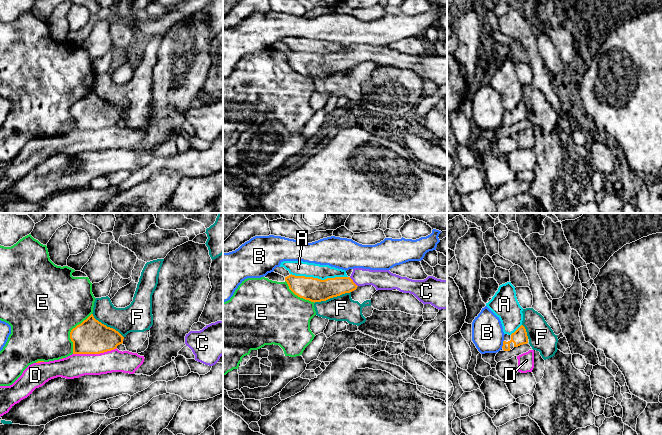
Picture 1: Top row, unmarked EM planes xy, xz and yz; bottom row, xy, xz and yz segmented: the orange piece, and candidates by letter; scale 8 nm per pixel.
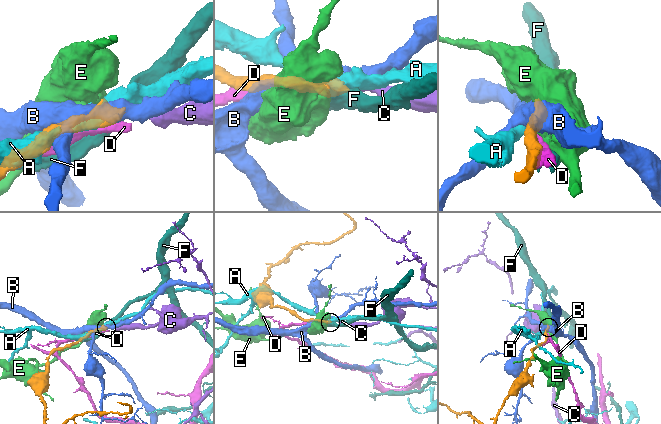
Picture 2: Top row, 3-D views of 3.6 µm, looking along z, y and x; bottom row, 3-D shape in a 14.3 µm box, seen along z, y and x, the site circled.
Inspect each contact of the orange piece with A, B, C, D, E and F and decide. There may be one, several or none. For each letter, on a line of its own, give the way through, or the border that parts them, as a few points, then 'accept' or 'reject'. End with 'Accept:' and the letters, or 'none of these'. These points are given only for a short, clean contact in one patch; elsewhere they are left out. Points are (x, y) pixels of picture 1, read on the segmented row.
A: reject
B: reject
C: way xz (323, 290), (353, 282), (381, 279); accept
D: reject
E: reject
F: reject
Accept: C

